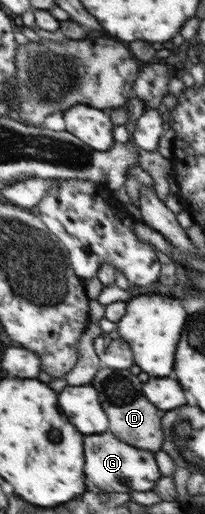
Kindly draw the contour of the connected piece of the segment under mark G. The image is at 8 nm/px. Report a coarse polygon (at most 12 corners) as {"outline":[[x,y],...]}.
{"outline":[[110,432],[88,436],[88,480],[106,492],[154,491],[155,452]]}

